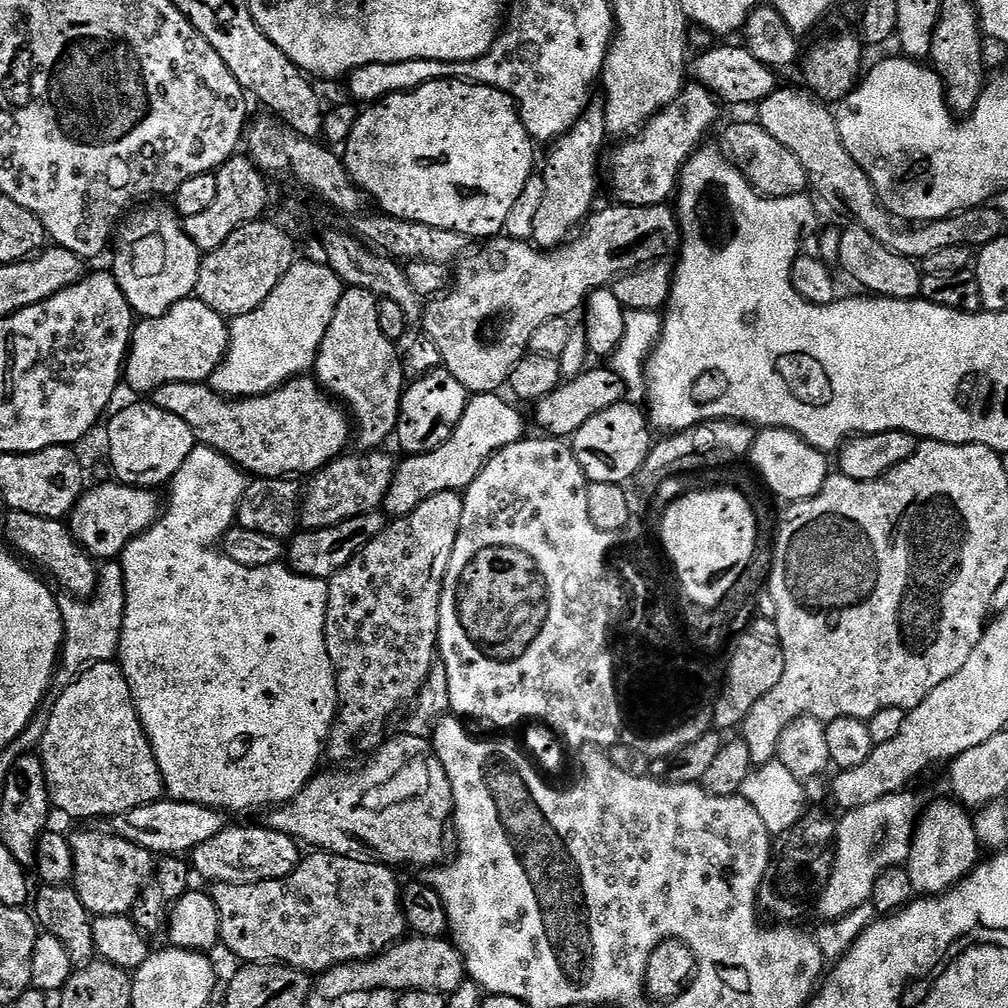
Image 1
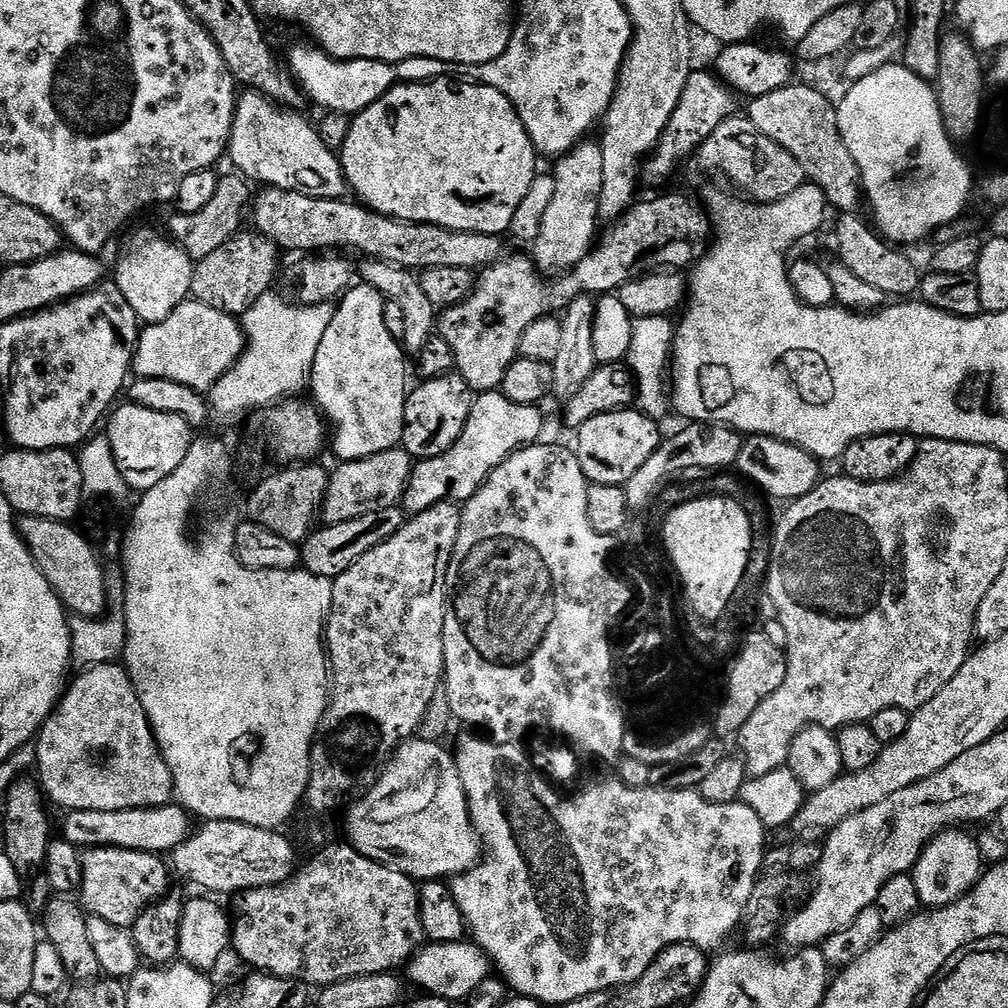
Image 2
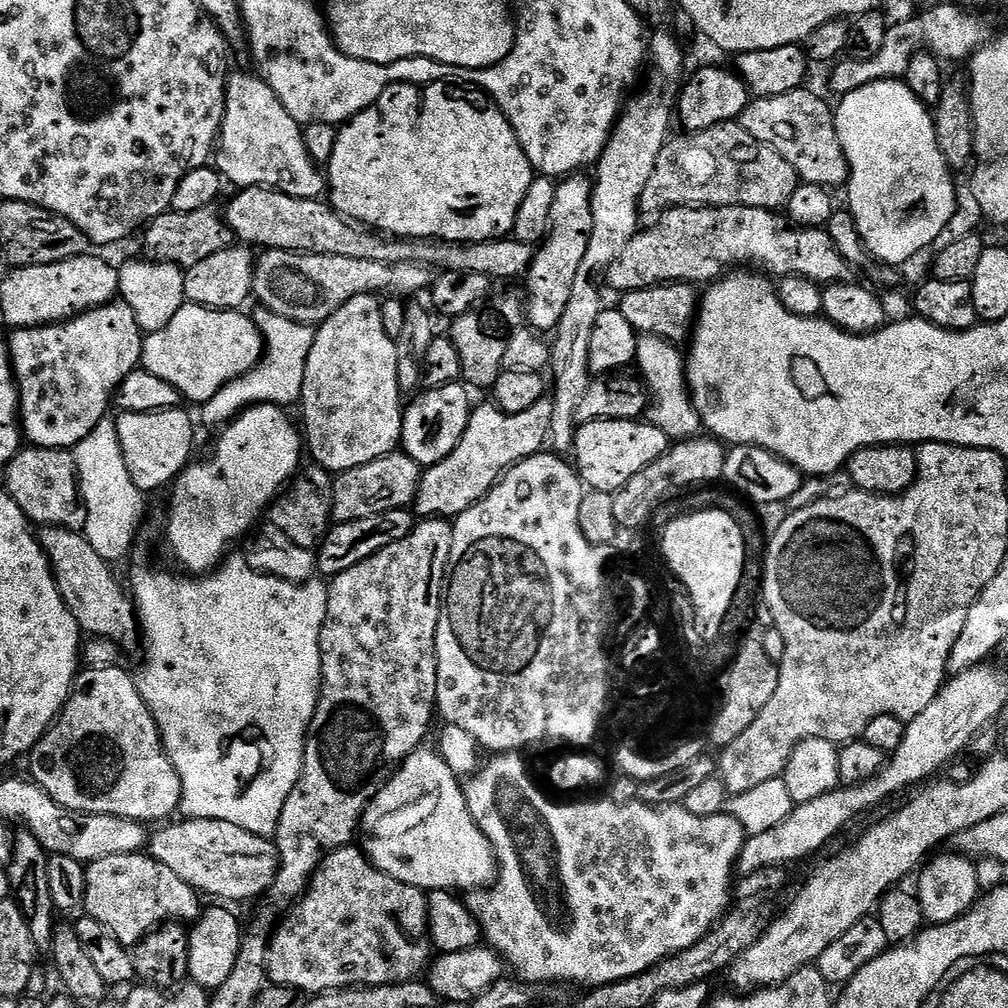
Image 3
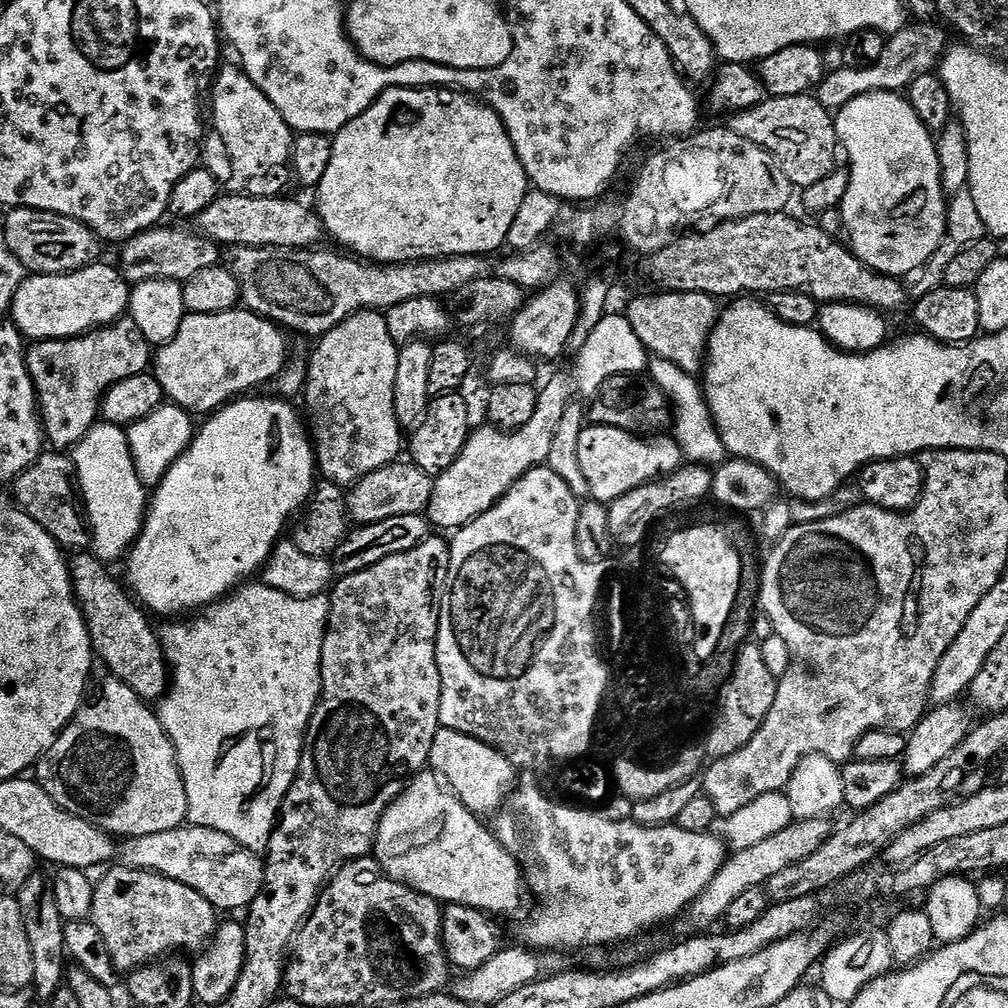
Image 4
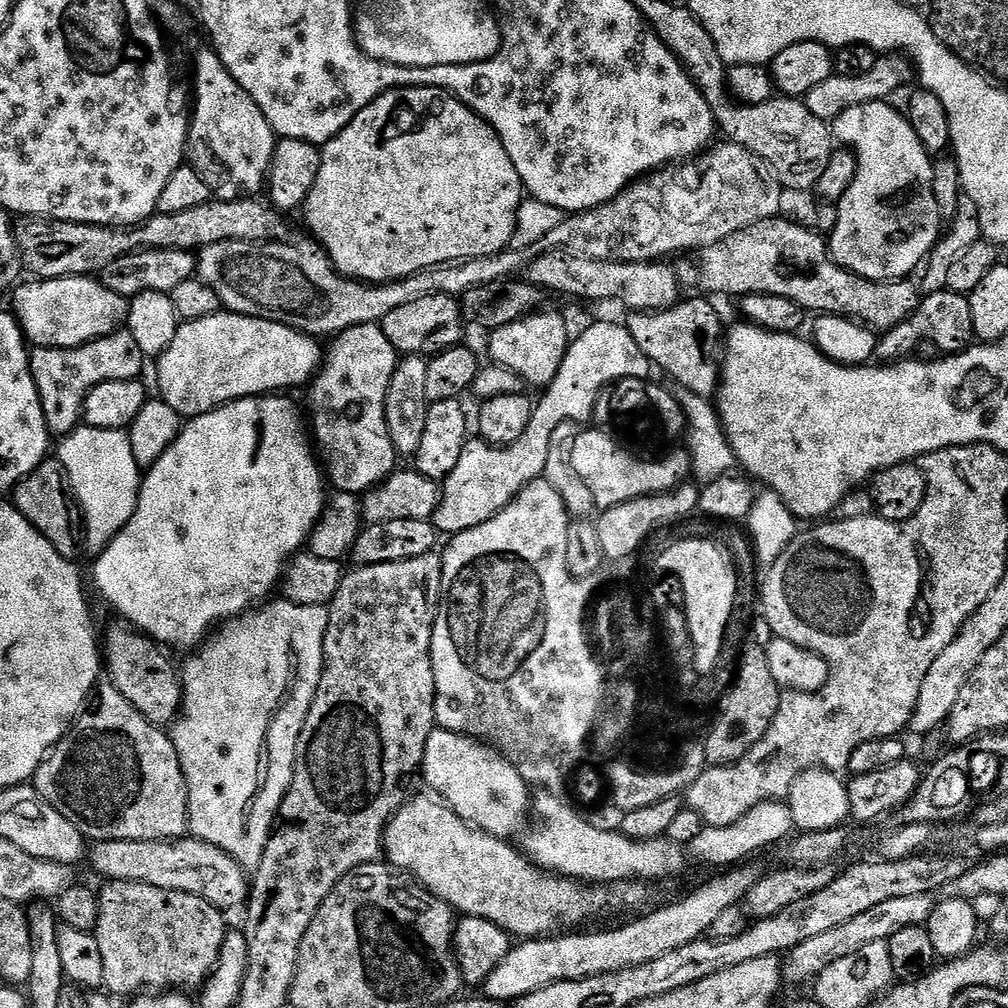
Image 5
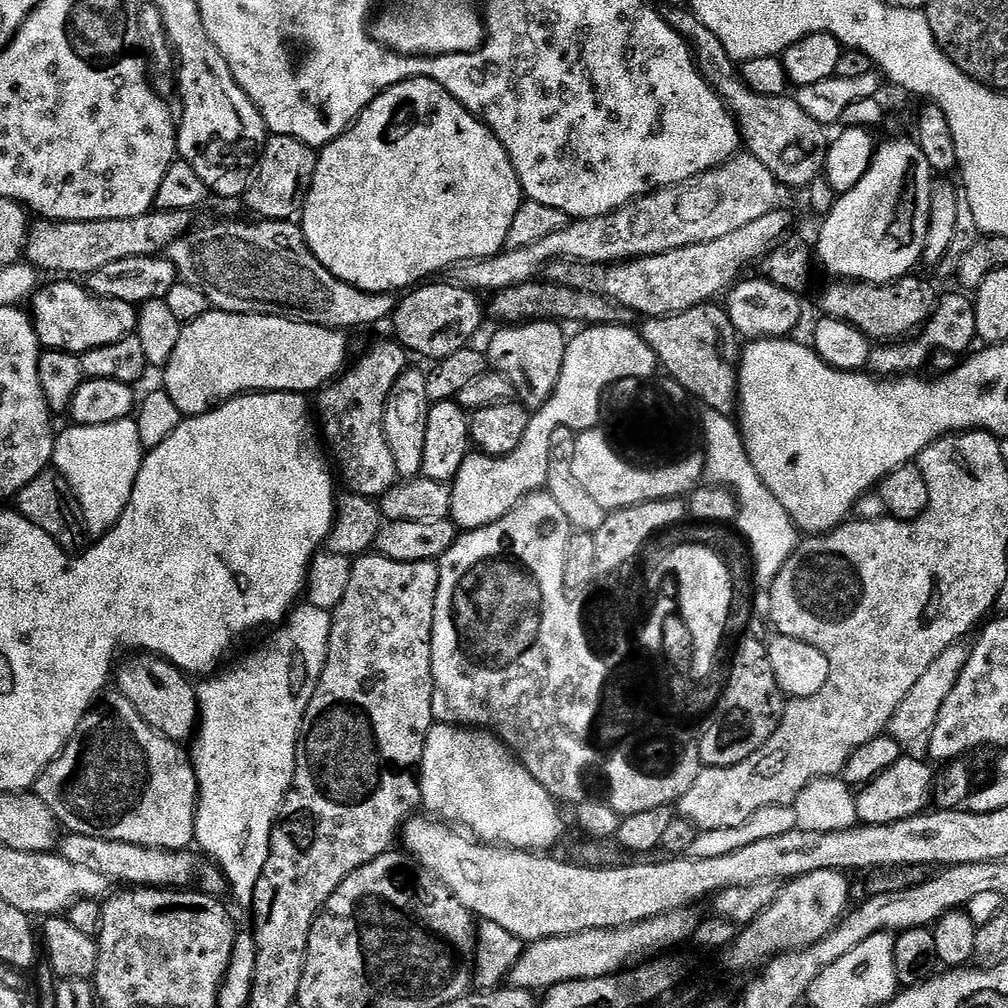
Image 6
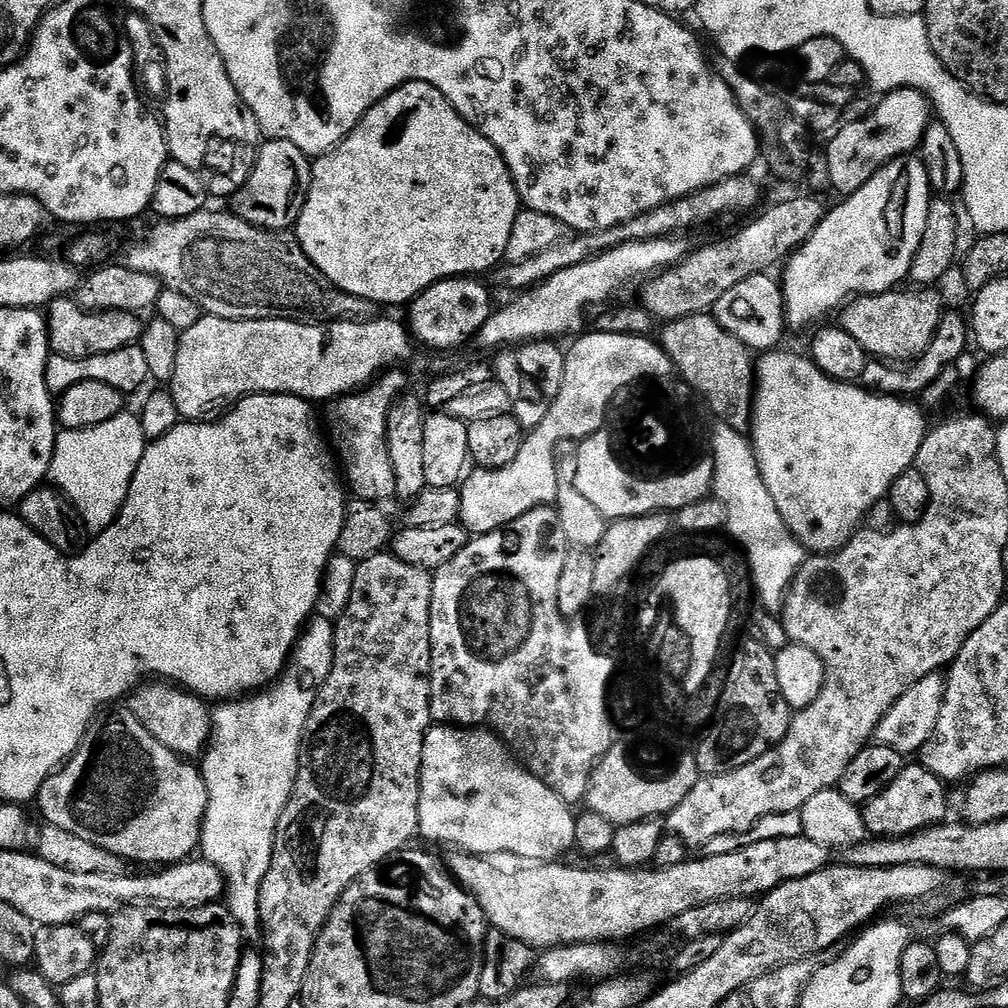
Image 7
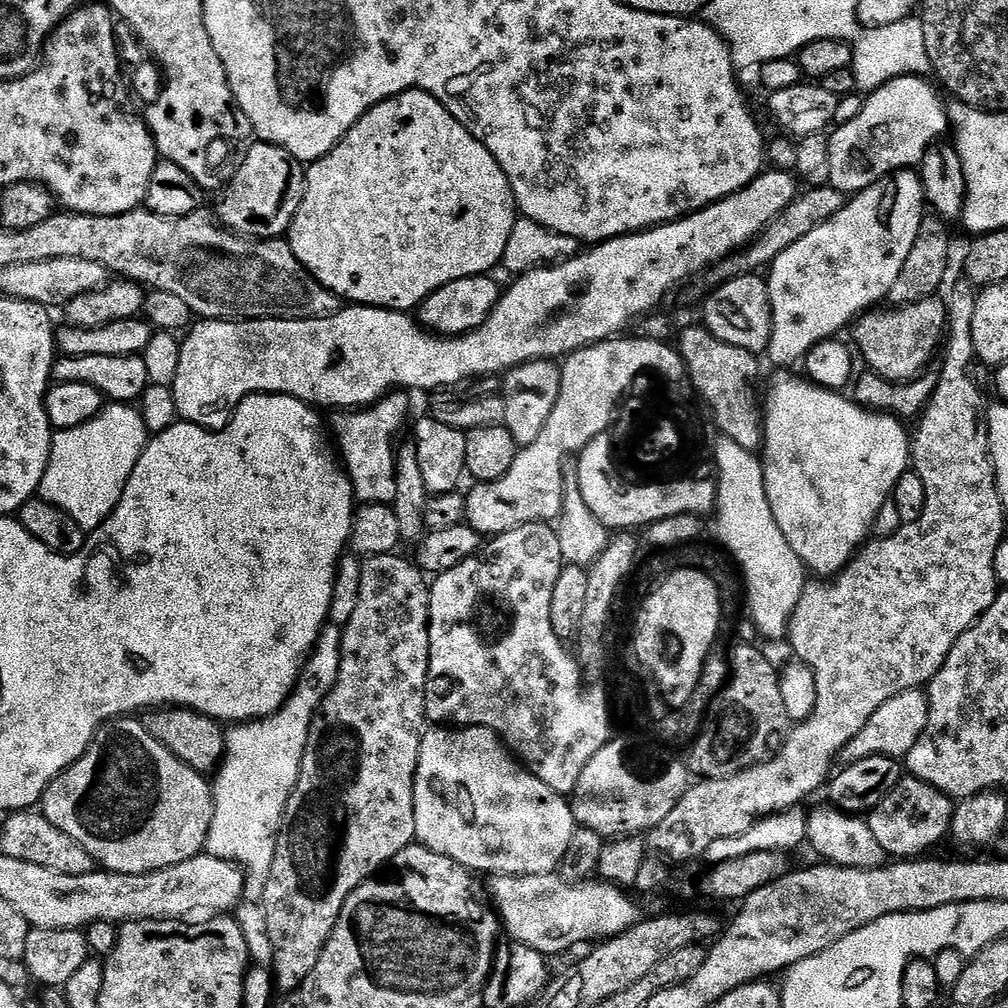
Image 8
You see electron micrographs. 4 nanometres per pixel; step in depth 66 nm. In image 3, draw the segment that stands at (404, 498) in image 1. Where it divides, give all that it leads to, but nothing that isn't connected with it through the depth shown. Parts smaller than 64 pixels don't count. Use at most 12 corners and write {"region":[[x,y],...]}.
{"region":[[551,399],[473,407],[466,434],[423,469],[417,517],[461,516],[545,447]]}

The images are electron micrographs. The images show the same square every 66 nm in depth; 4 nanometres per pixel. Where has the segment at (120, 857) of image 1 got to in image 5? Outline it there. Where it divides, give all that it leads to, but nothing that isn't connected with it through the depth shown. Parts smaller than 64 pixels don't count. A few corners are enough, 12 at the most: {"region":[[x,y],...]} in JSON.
{"region":[[110,880],[94,929],[116,998],[199,989],[225,913]]}

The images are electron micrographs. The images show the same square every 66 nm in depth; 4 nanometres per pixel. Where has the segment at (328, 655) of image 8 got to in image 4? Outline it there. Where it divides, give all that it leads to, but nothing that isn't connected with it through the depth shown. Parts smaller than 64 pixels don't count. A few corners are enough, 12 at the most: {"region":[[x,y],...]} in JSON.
{"region":[[329,597],[159,629],[187,823],[260,854],[320,700]]}

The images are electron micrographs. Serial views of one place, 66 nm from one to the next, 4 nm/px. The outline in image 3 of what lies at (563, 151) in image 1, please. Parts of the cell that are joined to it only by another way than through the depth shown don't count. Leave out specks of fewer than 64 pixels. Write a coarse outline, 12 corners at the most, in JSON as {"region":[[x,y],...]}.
{"region":[[584,174],[556,184],[548,235],[526,273],[526,320],[566,314],[594,226]]}

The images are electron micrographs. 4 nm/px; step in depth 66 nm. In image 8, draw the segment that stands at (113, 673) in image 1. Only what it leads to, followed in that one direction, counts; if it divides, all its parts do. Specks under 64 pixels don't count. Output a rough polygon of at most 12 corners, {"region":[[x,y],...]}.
{"region":[[107,720],[42,811],[103,871],[201,855],[212,786]]}

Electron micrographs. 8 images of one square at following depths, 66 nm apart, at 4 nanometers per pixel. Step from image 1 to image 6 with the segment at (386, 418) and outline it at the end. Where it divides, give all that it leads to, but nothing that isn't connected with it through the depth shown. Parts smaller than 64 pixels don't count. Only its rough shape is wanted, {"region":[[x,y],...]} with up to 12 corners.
{"region":[[370,345],[314,400],[343,487],[398,483],[382,422],[410,356]]}

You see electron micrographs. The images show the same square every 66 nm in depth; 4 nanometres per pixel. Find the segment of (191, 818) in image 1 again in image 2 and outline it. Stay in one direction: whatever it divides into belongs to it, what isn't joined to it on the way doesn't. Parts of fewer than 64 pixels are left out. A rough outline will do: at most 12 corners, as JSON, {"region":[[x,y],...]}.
{"region":[[179,803],[69,811],[81,850],[171,854],[193,831]]}

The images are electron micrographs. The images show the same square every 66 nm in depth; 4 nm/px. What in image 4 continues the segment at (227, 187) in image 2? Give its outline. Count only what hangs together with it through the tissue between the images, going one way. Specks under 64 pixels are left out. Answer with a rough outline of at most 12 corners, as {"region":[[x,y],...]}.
{"region":[[157,226],[123,241],[129,285],[217,267],[216,241]]}

